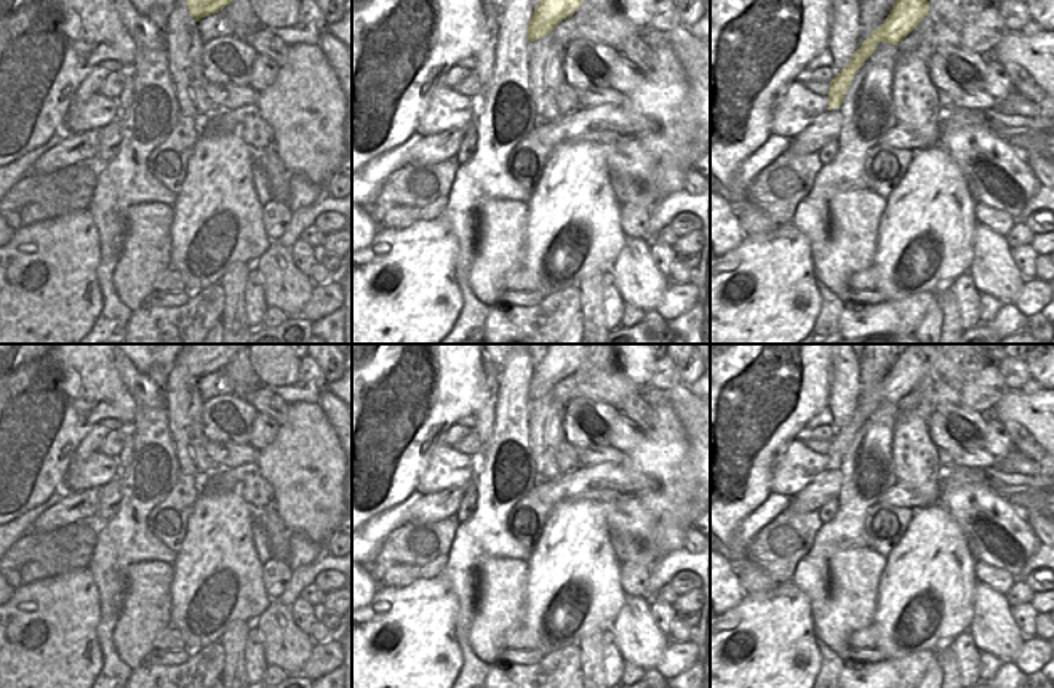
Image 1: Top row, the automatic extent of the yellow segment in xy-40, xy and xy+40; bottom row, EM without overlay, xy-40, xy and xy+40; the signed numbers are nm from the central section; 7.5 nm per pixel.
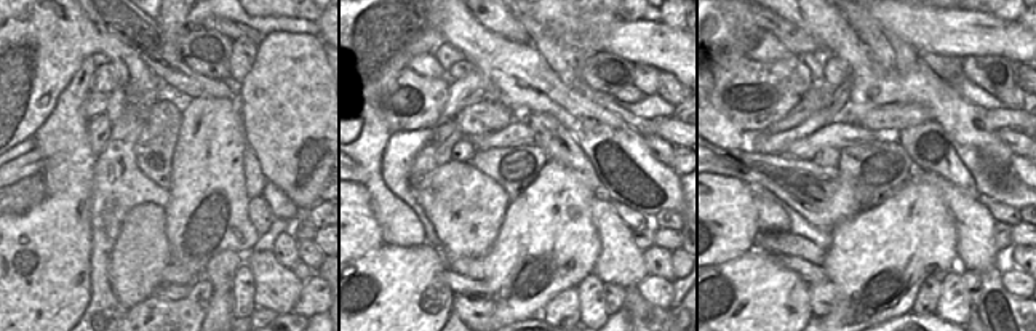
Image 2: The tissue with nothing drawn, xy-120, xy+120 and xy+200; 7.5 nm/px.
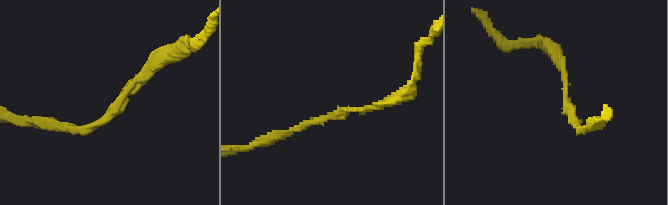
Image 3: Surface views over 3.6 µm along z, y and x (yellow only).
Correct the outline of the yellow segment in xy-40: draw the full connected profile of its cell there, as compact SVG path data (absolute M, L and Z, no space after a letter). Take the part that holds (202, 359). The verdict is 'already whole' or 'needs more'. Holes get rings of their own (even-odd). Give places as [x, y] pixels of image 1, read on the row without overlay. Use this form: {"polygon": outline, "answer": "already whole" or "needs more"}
{"polygon": "M189 344L189 373L198 379L205 374L219 371L245 347L250 347L250 344Z", "answer": "already whole"}

